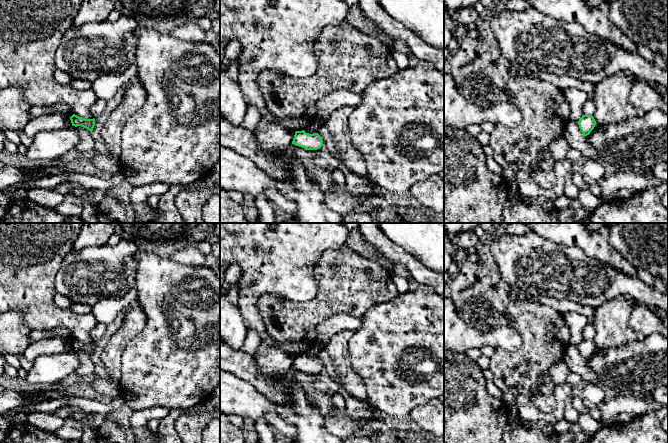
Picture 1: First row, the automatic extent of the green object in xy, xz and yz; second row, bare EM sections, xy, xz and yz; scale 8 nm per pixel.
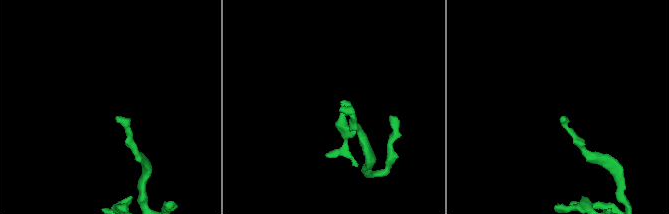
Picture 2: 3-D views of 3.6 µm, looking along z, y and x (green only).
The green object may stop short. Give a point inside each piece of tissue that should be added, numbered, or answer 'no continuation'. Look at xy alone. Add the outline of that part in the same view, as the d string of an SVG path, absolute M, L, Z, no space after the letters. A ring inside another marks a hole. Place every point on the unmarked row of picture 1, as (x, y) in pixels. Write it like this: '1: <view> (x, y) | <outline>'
no continuation

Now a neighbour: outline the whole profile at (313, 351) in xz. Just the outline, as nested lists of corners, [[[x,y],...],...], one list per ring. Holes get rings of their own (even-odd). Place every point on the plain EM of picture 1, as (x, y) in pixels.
[[[316,343],[313,347],[311,347],[309,350],[305,352],[305,356],[309,358],[317,357],[319,352],[324,348],[325,346],[319,343]]]

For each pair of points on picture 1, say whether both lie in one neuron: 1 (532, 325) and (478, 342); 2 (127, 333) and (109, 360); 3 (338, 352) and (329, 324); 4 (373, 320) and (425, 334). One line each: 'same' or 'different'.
1: different
2: same
3: different
4: same

